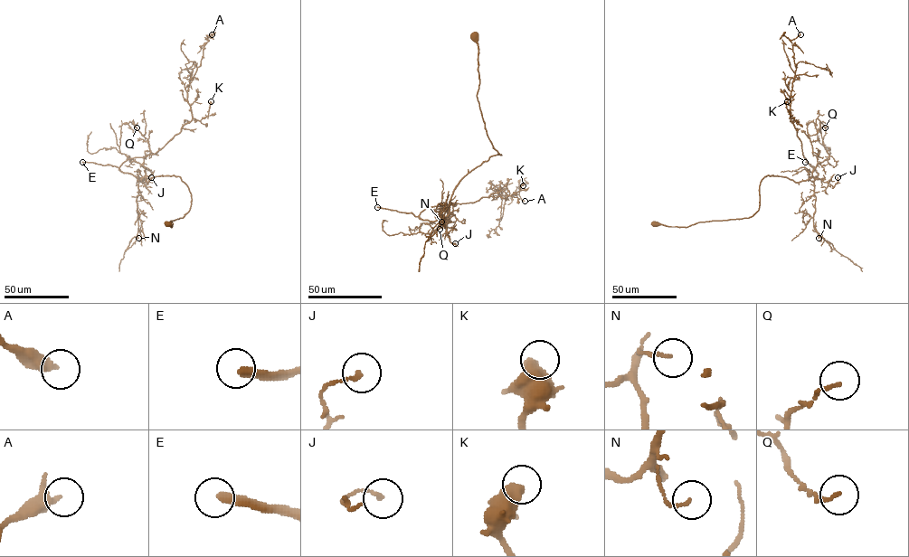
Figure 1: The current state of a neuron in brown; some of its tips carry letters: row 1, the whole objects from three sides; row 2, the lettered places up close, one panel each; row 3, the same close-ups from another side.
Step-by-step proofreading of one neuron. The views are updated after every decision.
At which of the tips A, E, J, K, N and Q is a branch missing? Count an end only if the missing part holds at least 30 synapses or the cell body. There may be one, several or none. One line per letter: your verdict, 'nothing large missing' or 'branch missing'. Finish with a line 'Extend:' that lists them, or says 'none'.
A: nothing large missing
E: branch missing
J: nothing large missing
K: nothing large missing
N: nothing large missing
Q: nothing large missing
Extend: E

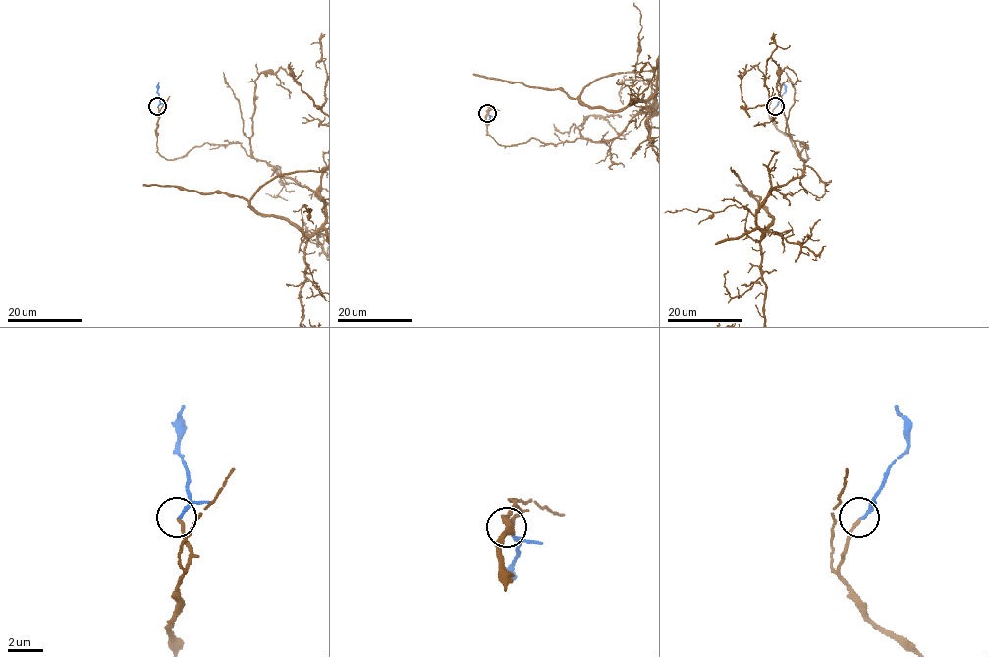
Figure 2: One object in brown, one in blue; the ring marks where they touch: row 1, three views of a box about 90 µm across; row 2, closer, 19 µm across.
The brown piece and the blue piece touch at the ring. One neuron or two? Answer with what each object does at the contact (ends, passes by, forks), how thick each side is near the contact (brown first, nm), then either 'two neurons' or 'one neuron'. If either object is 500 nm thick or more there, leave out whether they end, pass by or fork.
brown ends there; blue ends there; 190 nm thick on the brown side, 180 nm on the other; one neuron

